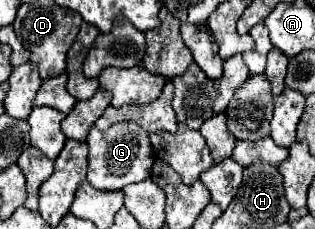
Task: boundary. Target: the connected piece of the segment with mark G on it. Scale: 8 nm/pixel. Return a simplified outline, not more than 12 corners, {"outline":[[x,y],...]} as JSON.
{"outline":[[137,123],[87,135],[87,181],[117,191],[151,175],[149,133]]}

